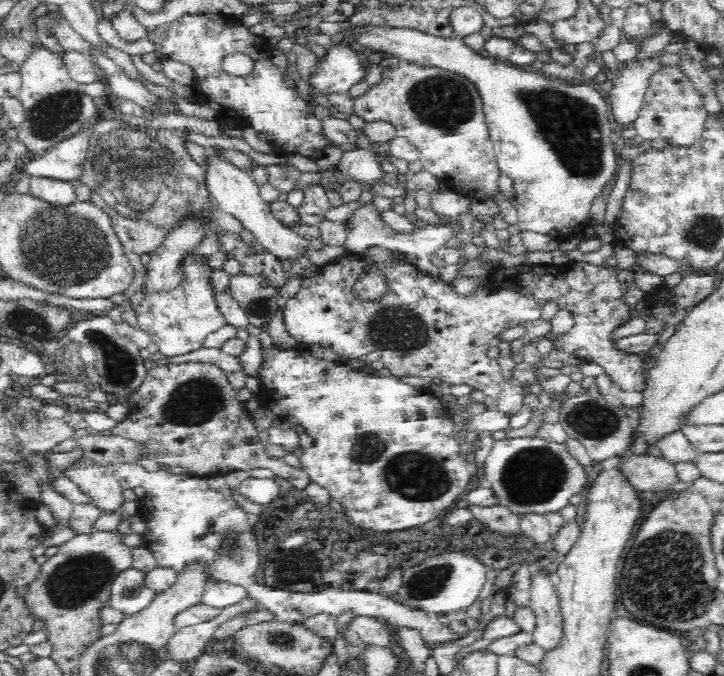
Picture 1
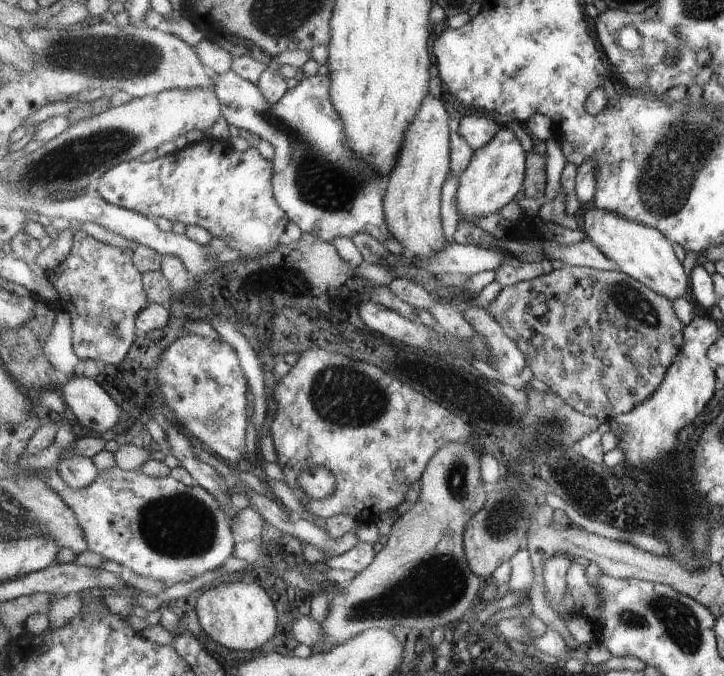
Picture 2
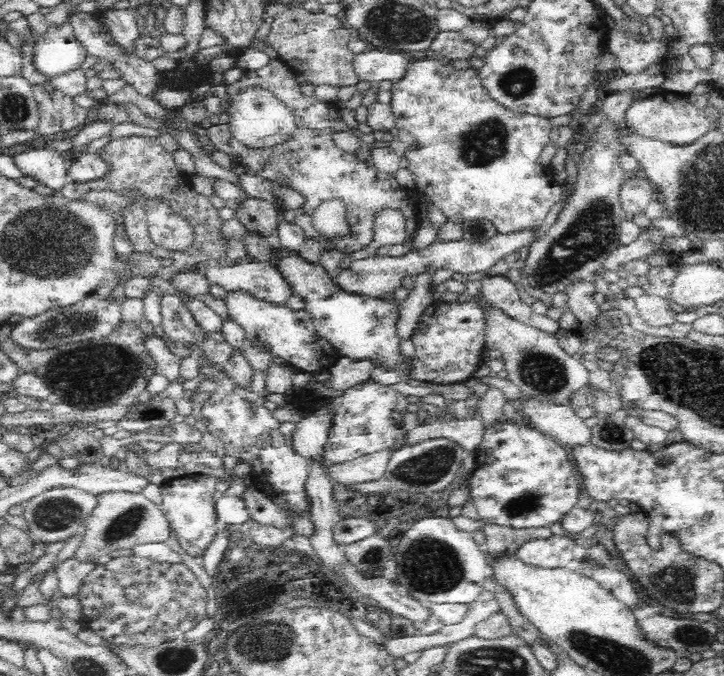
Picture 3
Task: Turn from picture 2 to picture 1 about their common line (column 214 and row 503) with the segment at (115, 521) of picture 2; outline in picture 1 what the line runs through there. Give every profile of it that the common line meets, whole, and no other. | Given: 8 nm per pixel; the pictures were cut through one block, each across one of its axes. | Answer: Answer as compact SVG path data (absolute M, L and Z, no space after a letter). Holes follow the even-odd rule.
M538 437L494 439L483 469L485 470L484 483L492 489L497 504L508 508L512 514L518 514L518 516L524 516L524 514L545 516L559 513L563 506L566 508L570 504L572 496L584 495L588 488L586 468L570 455L565 443L548 442Z

